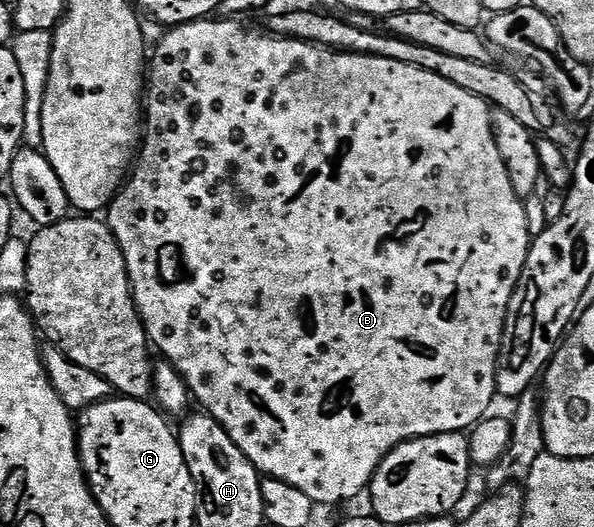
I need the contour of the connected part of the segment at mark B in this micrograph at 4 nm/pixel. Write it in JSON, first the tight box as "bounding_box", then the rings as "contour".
{"bounding_box":[106,19,530,506],"contour":[[[240,19],[185,21],[182,25],[169,28],[165,32],[168,34],[157,43],[156,50],[153,53],[151,50],[150,64],[146,69],[146,132],[130,176],[106,210],[106,220],[118,239],[118,247],[122,247],[126,271],[132,284],[132,297],[136,300],[136,309],[140,312],[145,331],[148,332],[148,340],[155,348],[156,345],[160,348],[160,353],[164,356],[161,358],[180,372],[195,404],[227,431],[242,455],[246,455],[246,459],[250,459],[252,466],[264,477],[273,477],[282,483],[290,483],[290,487],[298,487],[298,491],[310,495],[317,506],[340,505],[343,501],[354,500],[363,489],[365,492],[371,486],[377,467],[390,451],[394,451],[394,447],[413,441],[416,437],[464,433],[485,419],[492,400],[497,400],[498,397],[496,364],[504,338],[504,324],[510,299],[524,270],[530,244],[526,211],[522,198],[514,191],[514,187],[510,187],[506,163],[502,163],[502,155],[498,155],[498,143],[494,143],[492,109],[481,97],[470,95],[470,91],[462,91],[462,87],[454,87],[454,83],[442,79],[442,75],[434,75],[434,71],[426,71],[410,63],[398,63],[394,59],[369,57],[366,54],[337,52],[294,38],[273,35],[263,37],[258,30],[247,29],[244,23]]]}

